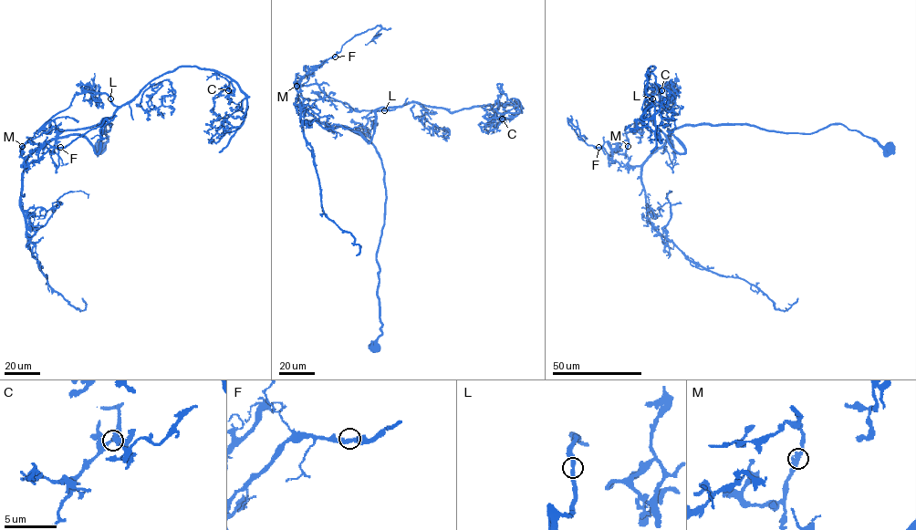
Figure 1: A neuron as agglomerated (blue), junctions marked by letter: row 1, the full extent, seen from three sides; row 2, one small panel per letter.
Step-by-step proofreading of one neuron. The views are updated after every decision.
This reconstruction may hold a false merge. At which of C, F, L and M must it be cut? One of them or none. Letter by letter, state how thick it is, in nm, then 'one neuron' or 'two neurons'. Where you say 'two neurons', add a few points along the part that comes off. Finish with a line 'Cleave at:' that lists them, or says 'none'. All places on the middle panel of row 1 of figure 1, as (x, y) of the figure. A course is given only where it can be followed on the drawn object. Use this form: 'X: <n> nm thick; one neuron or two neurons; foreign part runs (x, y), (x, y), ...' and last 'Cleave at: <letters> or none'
C: 340 nm thick; one neuron
F: 360 nm thick; one neuron
L: 320 nm thick; one neuron
M: 380 nm thick; one neuron
Cleave at: none

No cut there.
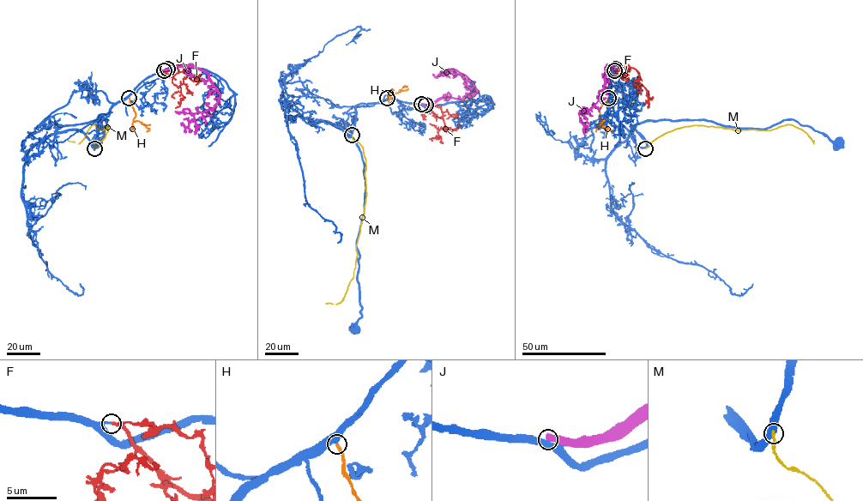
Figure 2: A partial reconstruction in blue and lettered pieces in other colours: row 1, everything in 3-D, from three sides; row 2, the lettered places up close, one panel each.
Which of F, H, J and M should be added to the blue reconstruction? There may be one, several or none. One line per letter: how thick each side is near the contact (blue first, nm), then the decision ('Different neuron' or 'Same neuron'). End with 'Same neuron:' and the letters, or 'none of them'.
F: Thickness 220 nm (blue) against 240 nm. Same neuron
H: Thickness 240 nm (blue) against 220 nm. Same neuron
J: Thickness 480 nm (blue) against 550 nm. Different neuron
M: Thickness 500 nm (blue) against 240 nm. Different neuron
Same neuron: F, H

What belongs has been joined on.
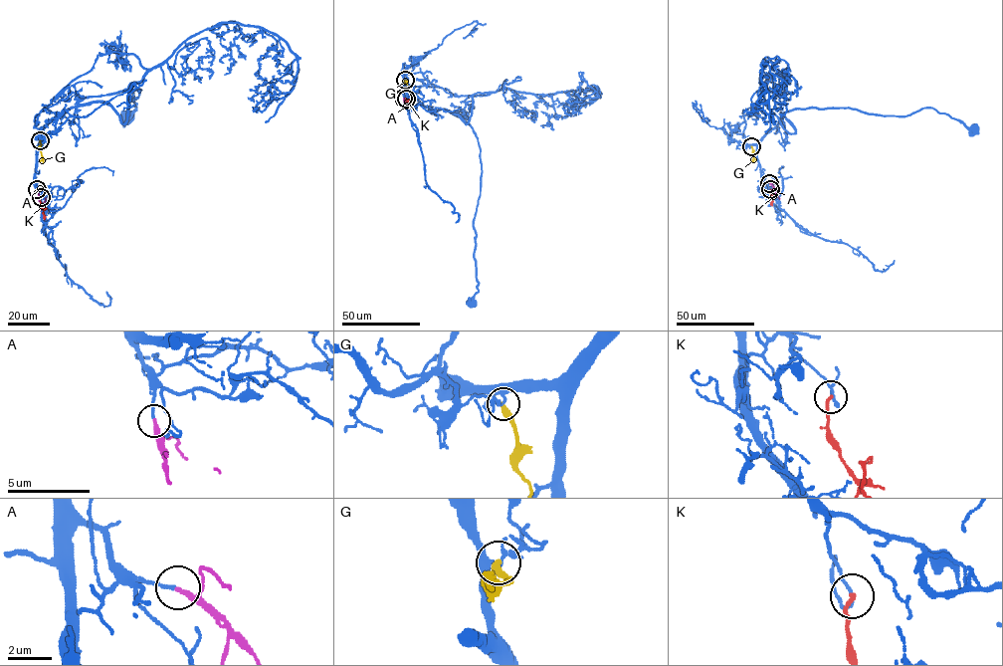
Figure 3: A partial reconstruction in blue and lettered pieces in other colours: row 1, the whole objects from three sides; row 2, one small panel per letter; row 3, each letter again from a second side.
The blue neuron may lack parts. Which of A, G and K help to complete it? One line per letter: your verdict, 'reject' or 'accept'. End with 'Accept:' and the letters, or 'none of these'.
A: accept
G: reject
K: reject
Accept: A

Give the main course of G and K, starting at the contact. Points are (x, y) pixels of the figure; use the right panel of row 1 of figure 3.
G: (751, 146), (752, 162)
K: (770, 189), (773, 197), (770, 205)

